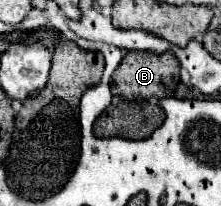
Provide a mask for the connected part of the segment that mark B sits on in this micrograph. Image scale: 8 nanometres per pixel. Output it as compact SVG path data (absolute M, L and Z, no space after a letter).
M133 51L123 57L119 67L113 73L113 83L111 83L111 93L121 95L123 99L149 99L149 97L167 97L173 95L175 87L179 83L179 61L173 53L141 53Z

